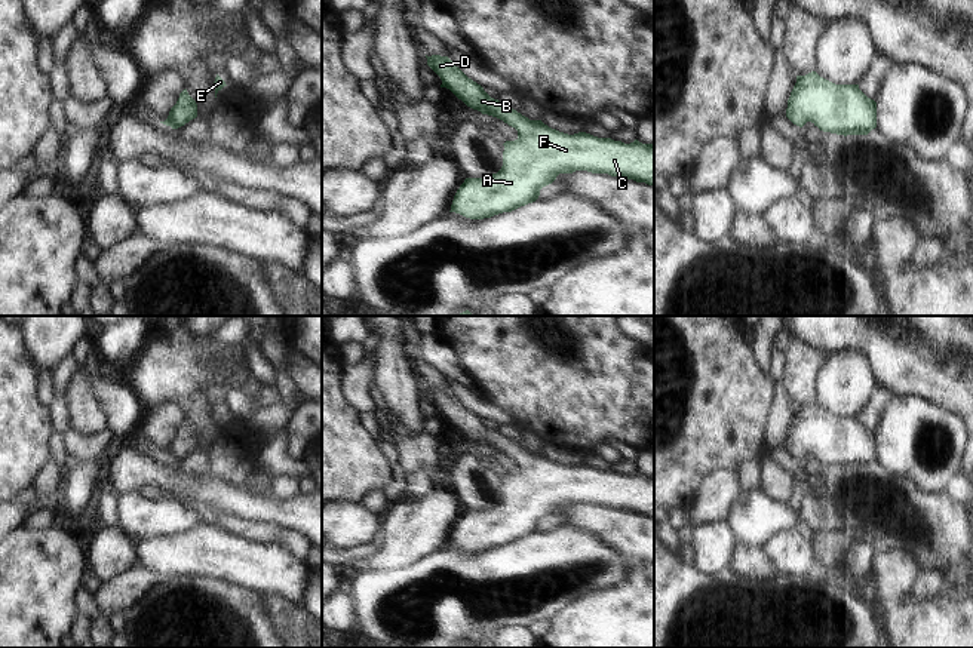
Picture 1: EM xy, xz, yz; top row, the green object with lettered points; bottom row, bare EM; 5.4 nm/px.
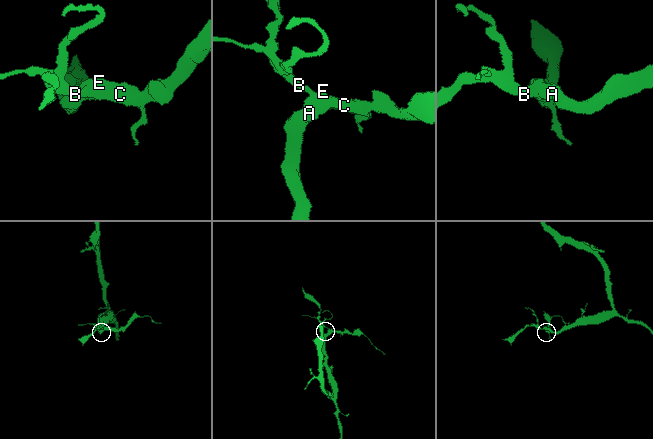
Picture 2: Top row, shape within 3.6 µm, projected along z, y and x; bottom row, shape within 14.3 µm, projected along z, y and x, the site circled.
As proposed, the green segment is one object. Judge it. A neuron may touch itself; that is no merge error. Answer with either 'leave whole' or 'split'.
leave whole

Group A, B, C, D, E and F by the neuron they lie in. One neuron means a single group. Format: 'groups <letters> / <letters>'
groups A B C D E F

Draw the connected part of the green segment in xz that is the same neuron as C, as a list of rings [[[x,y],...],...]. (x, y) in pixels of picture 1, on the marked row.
[[[427,56],[427,65],[441,77],[441,87],[449,89],[467,107],[497,117],[518,130],[515,141],[506,141],[503,166],[485,178],[466,178],[457,190],[451,211],[470,219],[484,219],[503,212],[512,212],[538,199],[540,190],[552,184],[559,173],[587,171],[608,173],[636,182],[654,185],[654,144],[635,139],[630,144],[611,138],[598,138],[586,132],[568,135],[549,128],[541,120],[530,120],[509,105],[491,98],[481,85],[469,79],[448,56]]]

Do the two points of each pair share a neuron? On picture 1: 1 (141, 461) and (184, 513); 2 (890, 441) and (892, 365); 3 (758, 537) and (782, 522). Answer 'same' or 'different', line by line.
1: different
2: different
3: same

